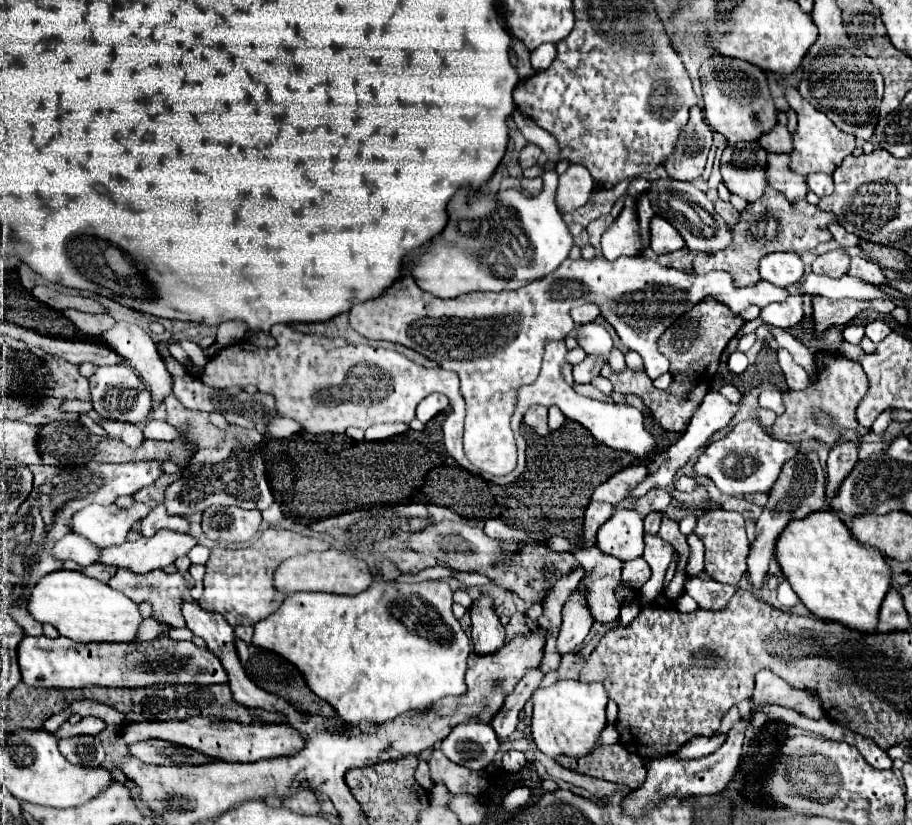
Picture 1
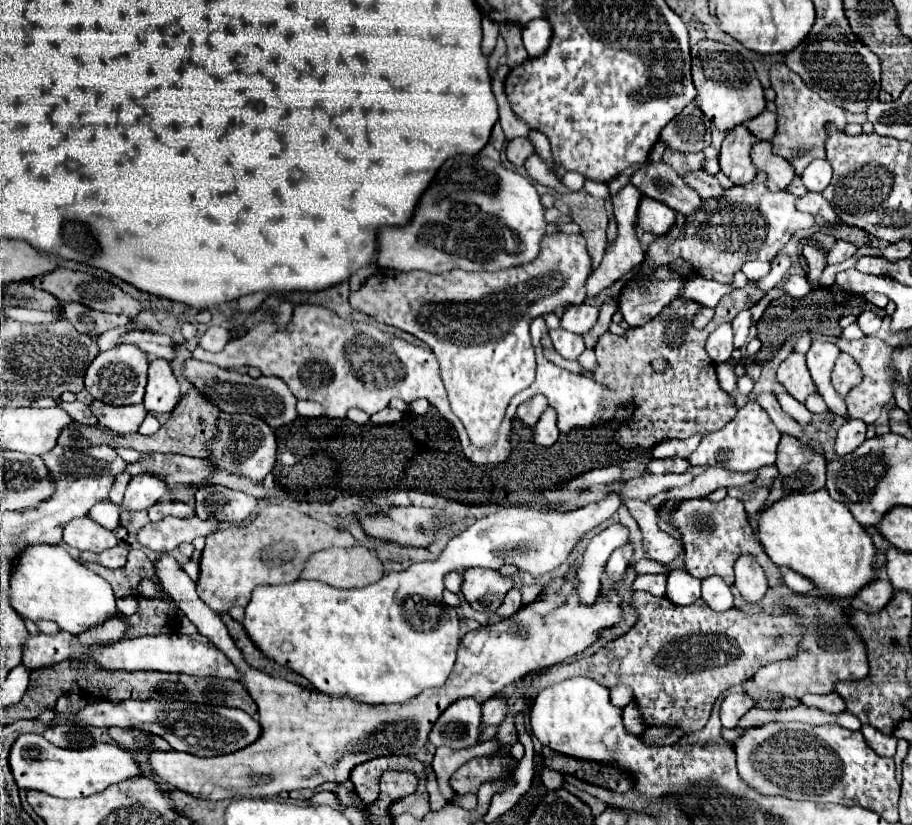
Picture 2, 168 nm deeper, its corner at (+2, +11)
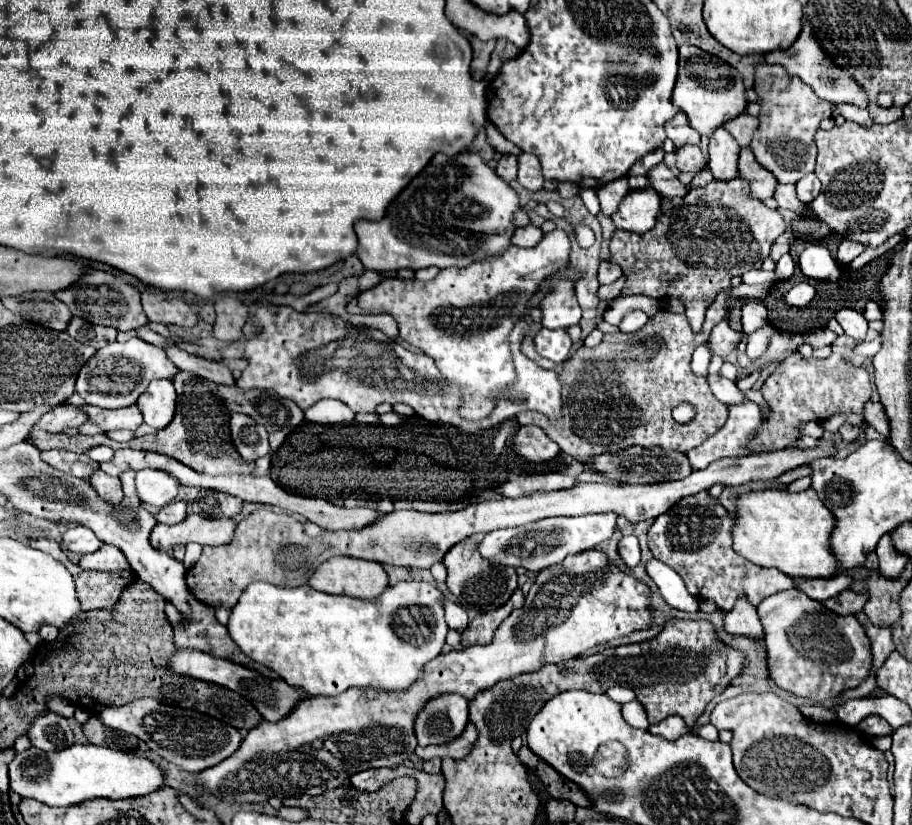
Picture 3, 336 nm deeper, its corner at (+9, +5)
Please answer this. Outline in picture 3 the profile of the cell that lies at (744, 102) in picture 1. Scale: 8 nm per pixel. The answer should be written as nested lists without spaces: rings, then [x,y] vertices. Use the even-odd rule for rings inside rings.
[[[693,45],[679,47],[679,77],[673,91],[673,103],[689,117],[691,127],[701,135],[711,135],[717,127],[743,115],[747,109],[741,75],[737,75],[737,71],[719,57],[709,55]]]

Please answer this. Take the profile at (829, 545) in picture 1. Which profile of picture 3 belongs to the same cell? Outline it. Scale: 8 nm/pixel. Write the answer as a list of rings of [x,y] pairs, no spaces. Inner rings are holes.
[[[809,487],[801,493],[779,489],[753,491],[737,501],[737,523],[733,527],[733,549],[761,567],[777,567],[785,575],[835,577],[839,573],[837,557],[829,547],[835,527],[831,511]]]

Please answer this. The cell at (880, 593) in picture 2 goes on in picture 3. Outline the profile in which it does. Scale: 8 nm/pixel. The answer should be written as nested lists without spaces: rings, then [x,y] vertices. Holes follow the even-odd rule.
[[[847,589],[847,591],[841,591],[839,595],[823,601],[823,603],[827,609],[835,611],[837,615],[857,615],[865,607],[865,603],[869,601],[867,597],[869,597],[867,593],[855,593],[851,589]]]

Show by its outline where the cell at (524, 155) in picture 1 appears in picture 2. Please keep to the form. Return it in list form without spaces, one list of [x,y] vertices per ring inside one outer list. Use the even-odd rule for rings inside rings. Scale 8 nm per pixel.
[[[516,137],[516,139],[512,139],[512,141],[508,143],[508,147],[506,147],[506,157],[508,157],[508,161],[510,161],[512,165],[516,165],[516,167],[524,165],[524,161],[526,161],[532,153],[534,153],[534,147],[532,147],[532,143],[530,143],[526,137]]]

